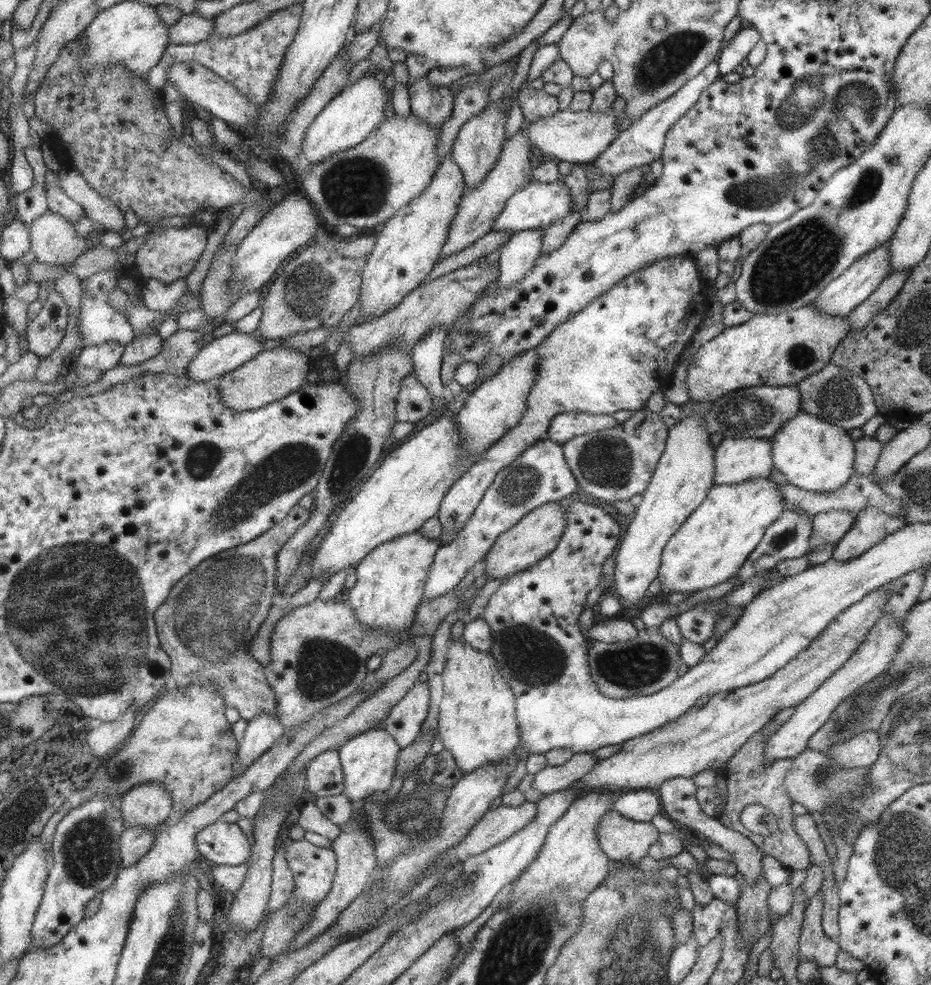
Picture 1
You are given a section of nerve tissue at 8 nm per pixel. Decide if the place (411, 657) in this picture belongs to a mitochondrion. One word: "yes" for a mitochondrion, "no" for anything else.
no

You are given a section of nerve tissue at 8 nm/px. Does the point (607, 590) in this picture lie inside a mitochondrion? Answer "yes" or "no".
no

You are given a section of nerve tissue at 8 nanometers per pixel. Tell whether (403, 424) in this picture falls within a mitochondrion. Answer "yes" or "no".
no

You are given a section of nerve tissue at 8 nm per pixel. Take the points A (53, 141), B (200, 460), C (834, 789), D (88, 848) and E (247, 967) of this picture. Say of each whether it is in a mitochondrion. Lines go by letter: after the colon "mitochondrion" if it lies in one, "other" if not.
A: other
B: mitochondrion
C: mitochondrion
D: mitochondrion
E: other

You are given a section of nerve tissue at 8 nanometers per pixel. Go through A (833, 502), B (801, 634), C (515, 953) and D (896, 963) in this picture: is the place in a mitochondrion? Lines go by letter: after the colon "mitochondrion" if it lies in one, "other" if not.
A: other
B: other
C: mitochondrion
D: other

